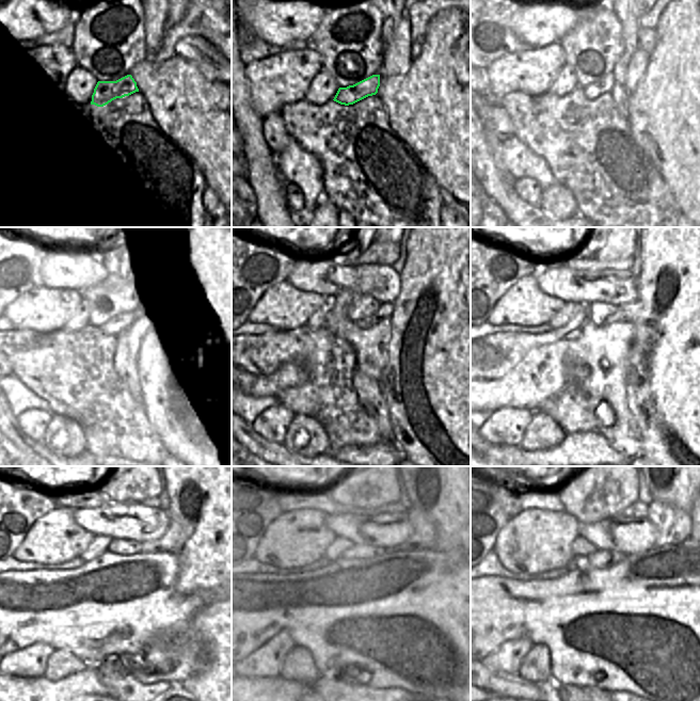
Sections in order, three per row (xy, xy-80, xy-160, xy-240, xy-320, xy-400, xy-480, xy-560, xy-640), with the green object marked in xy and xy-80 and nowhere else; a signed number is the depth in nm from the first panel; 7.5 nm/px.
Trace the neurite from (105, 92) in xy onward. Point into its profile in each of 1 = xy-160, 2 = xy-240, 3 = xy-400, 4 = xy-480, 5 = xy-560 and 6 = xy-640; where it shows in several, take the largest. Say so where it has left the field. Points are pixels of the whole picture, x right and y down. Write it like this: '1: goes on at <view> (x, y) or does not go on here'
1: goes on at xy-160 (604, 85)
2: goes on at xy-240 (118, 324)
3: goes on at xy-400 (626, 313)
4: goes on at xy-480 (173, 540)
5: goes on at xy-560 (424, 536)
6: goes on at xy-640 (673, 525)

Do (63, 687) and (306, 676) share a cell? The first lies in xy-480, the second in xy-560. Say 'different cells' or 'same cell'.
different cells

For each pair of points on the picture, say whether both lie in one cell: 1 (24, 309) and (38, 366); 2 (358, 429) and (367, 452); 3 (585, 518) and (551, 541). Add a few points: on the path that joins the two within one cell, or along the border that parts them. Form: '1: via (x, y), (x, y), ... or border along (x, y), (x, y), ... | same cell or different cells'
1: border along (16, 329), (36, 330), (40, 332), (54, 331) | different cells
2: border along (383, 441), (371, 445), (345, 445), (339, 448) | different cells
3: border along (563, 511), (571, 514), (581, 524) | different cells

